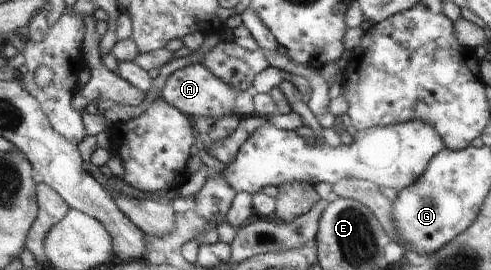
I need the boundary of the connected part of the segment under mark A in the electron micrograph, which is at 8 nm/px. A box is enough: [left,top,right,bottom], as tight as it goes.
[160,64,257,118]

